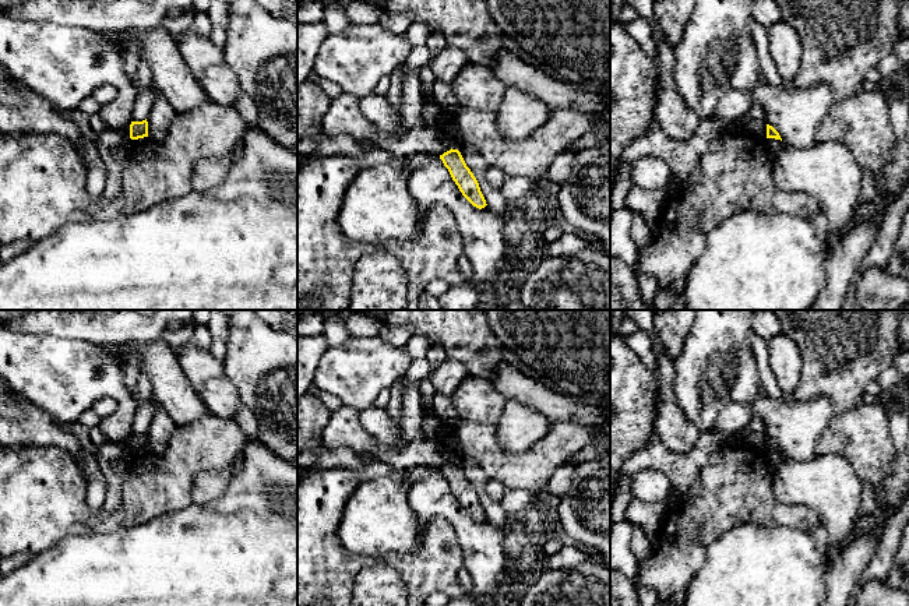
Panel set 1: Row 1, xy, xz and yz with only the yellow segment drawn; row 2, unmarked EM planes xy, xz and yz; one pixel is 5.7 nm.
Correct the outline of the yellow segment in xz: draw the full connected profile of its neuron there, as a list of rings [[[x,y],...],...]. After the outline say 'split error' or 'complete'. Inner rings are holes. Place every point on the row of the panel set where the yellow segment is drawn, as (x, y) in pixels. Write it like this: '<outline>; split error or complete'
[[[450,149],[440,155],[444,166],[448,169],[452,180],[458,186],[462,195],[476,208],[485,208],[486,200],[480,191],[479,183],[471,169],[466,166],[458,149]]]; complete

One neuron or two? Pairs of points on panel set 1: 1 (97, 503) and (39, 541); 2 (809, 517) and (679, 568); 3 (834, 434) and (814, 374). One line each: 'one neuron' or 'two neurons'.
1: two neurons
2: one neuron
3: two neurons

